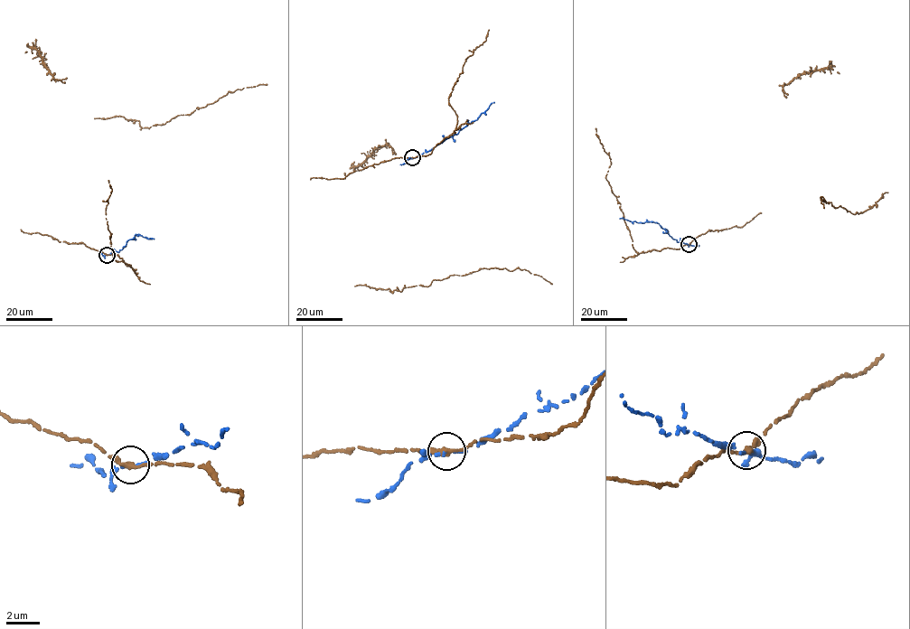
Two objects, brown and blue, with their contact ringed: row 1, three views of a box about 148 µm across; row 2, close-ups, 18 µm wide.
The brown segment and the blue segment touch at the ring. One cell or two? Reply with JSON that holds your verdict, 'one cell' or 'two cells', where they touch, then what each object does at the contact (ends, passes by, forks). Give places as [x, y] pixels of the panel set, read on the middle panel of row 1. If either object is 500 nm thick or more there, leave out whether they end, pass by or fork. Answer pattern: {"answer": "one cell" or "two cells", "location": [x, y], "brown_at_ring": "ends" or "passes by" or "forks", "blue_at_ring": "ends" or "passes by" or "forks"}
{"answer": "two cells", "location": [412, 157], "brown_at_ring": "passes by", "blue_at_ring": "ends"}

